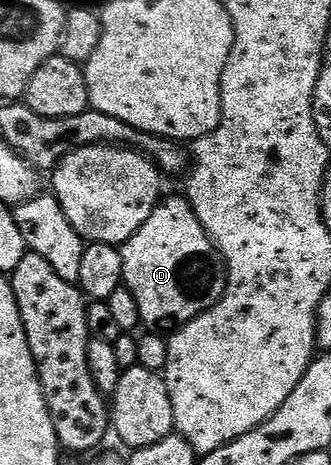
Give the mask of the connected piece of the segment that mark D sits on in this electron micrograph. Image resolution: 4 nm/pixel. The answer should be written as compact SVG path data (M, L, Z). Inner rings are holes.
M165 197L150 212L150 220L119 247L123 285L138 300L143 329L172 332L192 322L224 299L228 272L211 236L202 228L187 197Z

